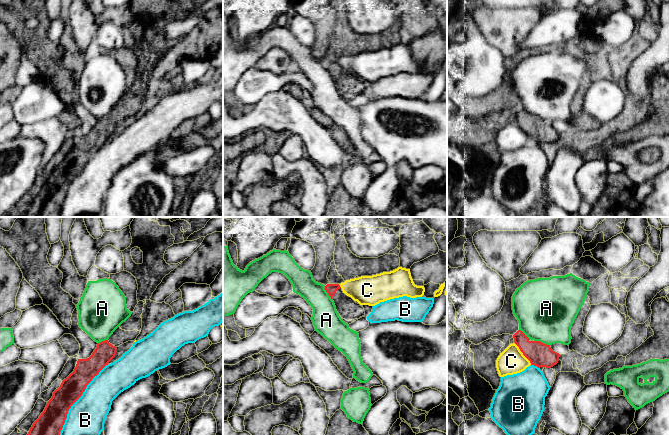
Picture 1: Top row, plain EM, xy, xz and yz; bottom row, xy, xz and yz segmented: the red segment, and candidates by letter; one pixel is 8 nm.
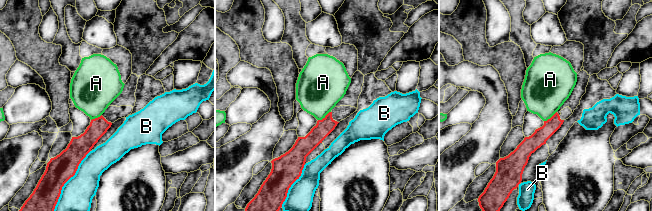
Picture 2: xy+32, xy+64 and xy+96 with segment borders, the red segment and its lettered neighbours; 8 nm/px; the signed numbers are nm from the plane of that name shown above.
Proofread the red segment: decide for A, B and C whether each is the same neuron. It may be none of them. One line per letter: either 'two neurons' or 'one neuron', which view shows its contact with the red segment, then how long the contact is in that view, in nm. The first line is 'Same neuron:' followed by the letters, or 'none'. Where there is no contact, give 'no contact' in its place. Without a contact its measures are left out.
Same neuron: none
A: two neurons; meets red in yz; contact 130 nm long
B: two neurons; meets red in xy; contact 750 nm long
C: two neurons; meets red in yz; contact 220 nm long

